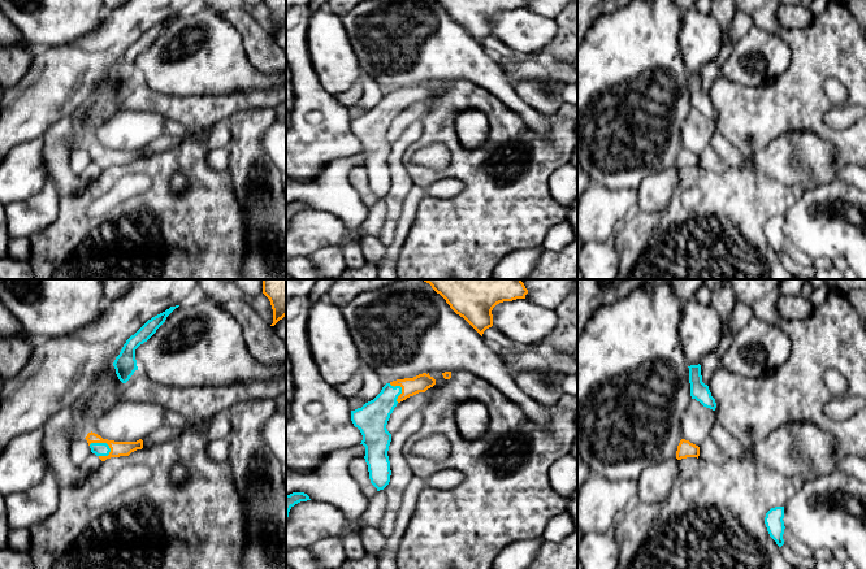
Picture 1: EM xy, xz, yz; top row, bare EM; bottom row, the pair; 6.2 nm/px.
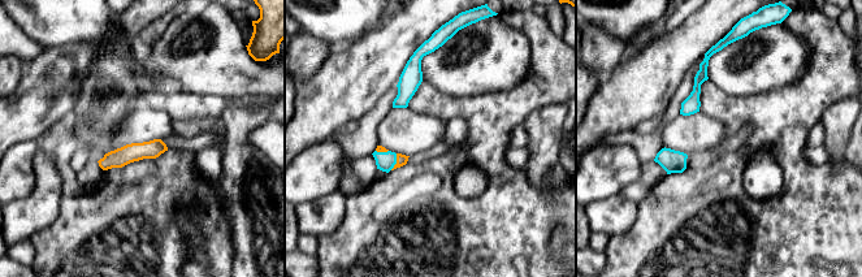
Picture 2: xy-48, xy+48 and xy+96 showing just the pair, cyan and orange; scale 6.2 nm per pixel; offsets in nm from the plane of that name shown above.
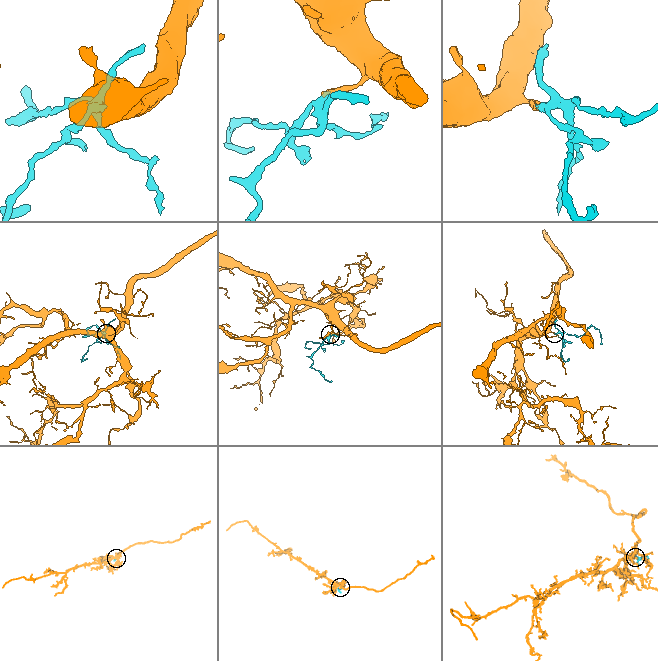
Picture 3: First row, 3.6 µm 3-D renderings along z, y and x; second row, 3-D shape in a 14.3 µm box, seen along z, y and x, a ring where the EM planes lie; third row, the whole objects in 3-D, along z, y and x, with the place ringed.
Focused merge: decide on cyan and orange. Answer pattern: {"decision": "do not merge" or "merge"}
{"decision": "merge"}

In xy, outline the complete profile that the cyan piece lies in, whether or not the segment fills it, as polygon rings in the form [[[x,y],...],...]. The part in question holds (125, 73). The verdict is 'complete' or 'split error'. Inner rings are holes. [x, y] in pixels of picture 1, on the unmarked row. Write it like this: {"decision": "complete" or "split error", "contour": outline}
{"decision": "complete", "contour": [[[179,14],[170,16],[165,21],[148,29],[134,44],[124,53],[120,64],[116,66],[113,75],[116,83],[122,92],[126,92],[130,86],[138,79],[135,69],[135,58],[147,51],[156,39],[165,31],[166,26]]]}

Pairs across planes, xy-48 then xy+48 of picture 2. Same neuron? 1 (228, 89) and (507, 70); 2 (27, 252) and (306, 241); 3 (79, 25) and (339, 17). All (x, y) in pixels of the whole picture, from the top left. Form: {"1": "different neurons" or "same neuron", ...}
{"1": "same neuron", "2": "same neuron", "3": "same neuron"}

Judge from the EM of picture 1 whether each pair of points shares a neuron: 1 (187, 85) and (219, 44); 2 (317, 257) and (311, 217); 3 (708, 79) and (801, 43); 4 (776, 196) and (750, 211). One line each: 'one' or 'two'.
1: one
2: two
3: two
4: one

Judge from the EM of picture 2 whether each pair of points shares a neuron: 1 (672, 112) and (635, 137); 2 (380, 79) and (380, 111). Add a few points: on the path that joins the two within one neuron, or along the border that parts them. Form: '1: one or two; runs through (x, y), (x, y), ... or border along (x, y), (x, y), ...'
1: one; runs through (663, 122), (650, 138), (645, 138)
2: two; border along (395, 85), (359, 118)

